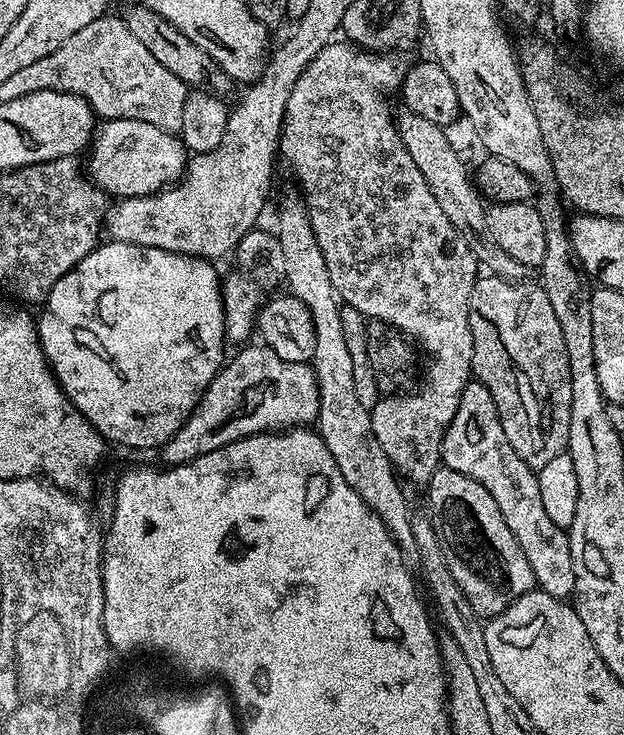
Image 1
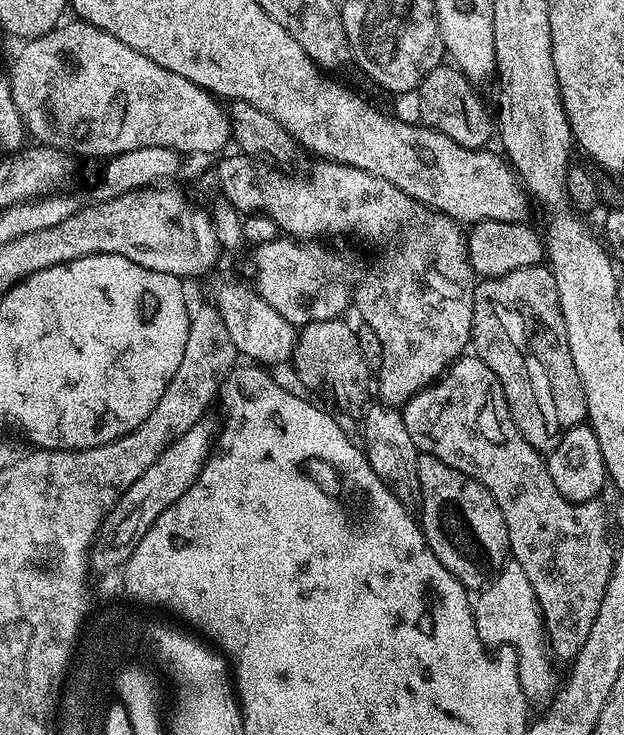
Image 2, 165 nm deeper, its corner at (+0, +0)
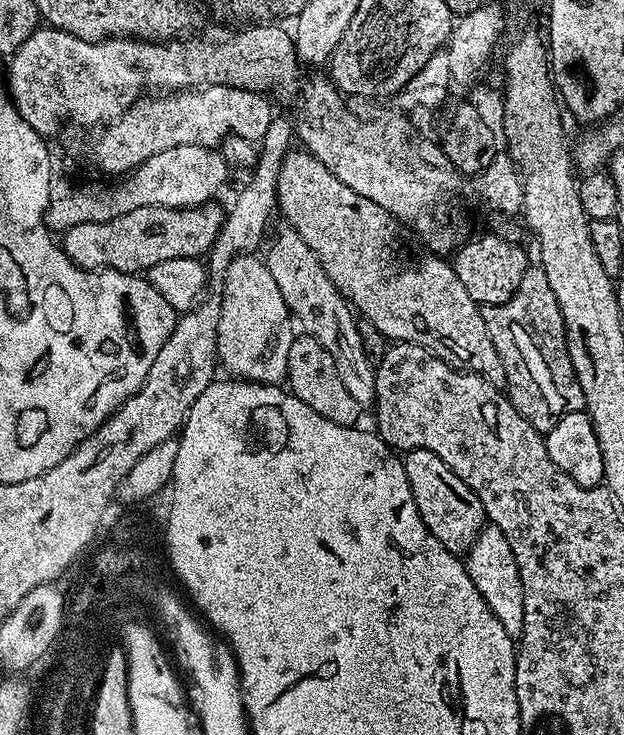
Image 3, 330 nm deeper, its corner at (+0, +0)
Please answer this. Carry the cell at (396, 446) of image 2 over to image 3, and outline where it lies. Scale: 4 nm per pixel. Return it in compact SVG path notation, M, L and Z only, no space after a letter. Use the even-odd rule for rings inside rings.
M289 228L282 230L264 255L266 266L280 288L280 294L291 317L297 325L299 322L302 326L301 331L314 337L330 354L335 372L350 398L353 398L361 409L369 409L376 401L376 371L373 361L369 359L365 347L362 346L359 325L353 309L330 282L330 278L326 277L326 272L310 248L302 242L301 236Z

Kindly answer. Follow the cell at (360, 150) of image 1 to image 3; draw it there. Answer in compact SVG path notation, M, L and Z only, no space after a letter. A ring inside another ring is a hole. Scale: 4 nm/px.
M216 202L190 208L142 206L113 220L90 222L66 230L62 234L62 247L80 268L113 268L116 272L136 274L158 262L166 262L166 258L203 257L216 241L224 217L225 213L222 208L220 212Z

